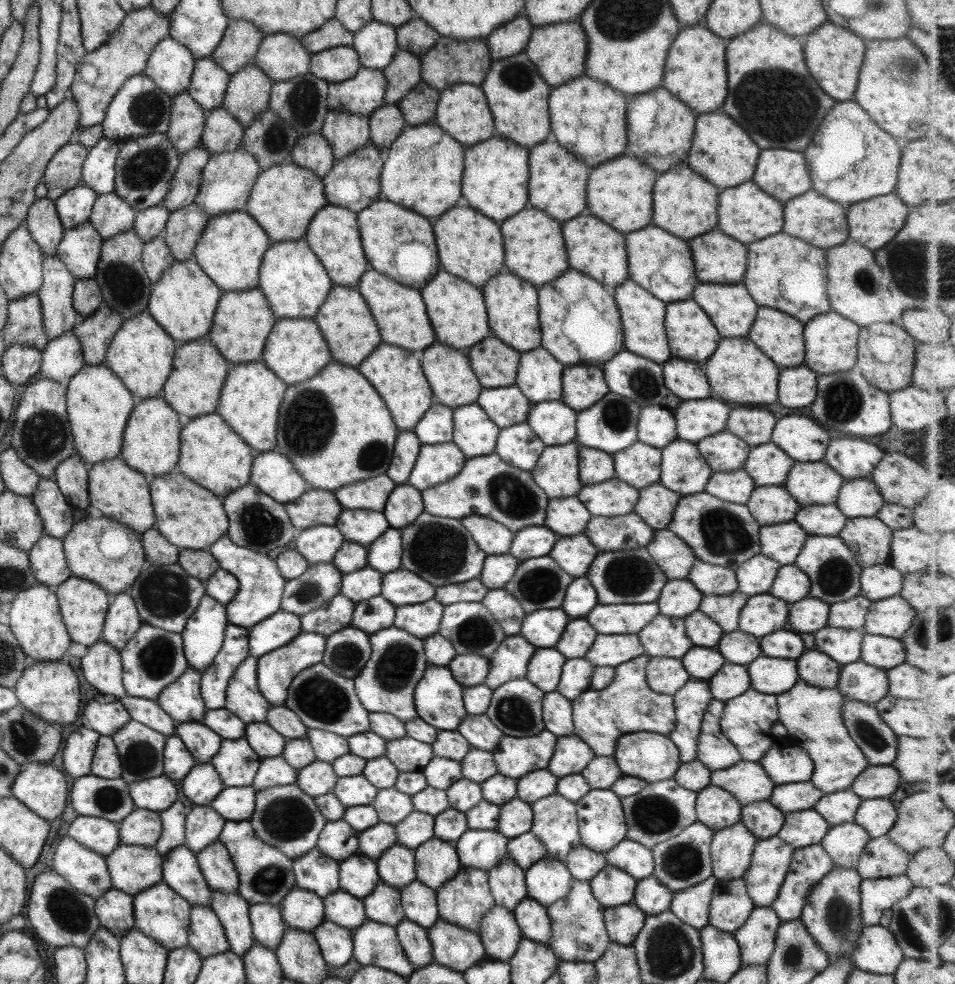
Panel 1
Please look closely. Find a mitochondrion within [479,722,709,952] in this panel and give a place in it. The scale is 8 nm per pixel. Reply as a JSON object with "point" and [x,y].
{"point":[653,814]}

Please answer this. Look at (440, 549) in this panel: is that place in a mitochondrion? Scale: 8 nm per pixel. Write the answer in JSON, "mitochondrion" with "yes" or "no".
{"mitochondrion":"yes"}

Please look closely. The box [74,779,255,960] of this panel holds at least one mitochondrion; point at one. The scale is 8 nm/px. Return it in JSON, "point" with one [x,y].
{"point":[109,800]}

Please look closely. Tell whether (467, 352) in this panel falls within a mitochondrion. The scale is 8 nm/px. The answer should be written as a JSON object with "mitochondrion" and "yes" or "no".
{"mitochondrion":"no"}

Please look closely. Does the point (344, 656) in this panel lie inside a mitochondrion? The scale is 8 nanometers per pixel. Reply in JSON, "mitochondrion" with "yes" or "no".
{"mitochondrion":"yes"}

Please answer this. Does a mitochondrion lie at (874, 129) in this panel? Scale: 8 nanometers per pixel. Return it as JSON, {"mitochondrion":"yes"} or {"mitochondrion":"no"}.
{"mitochondrion":"no"}

